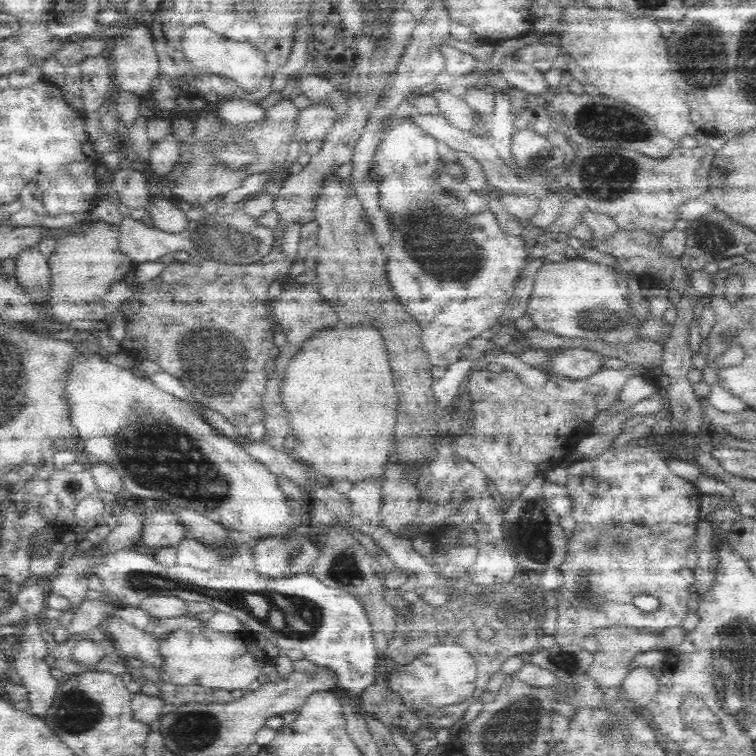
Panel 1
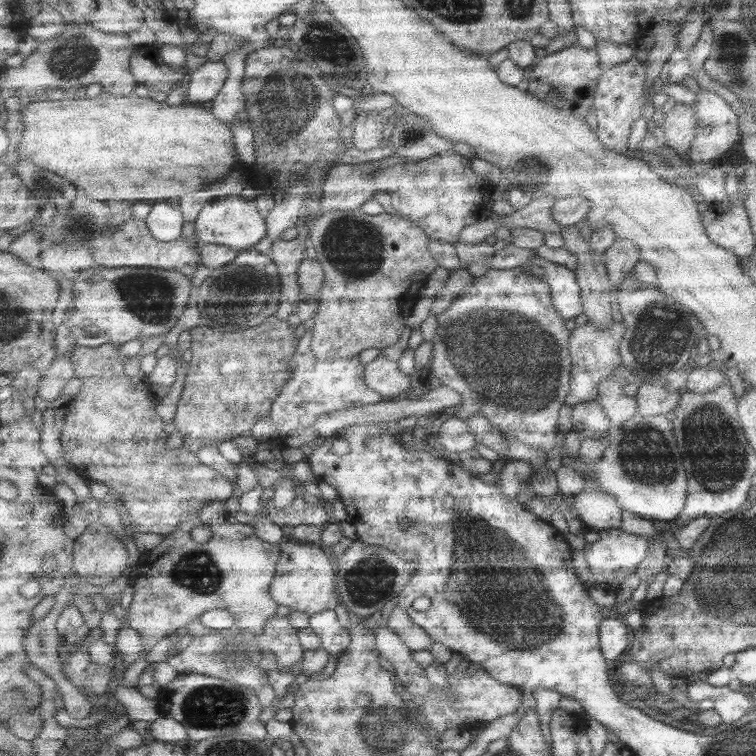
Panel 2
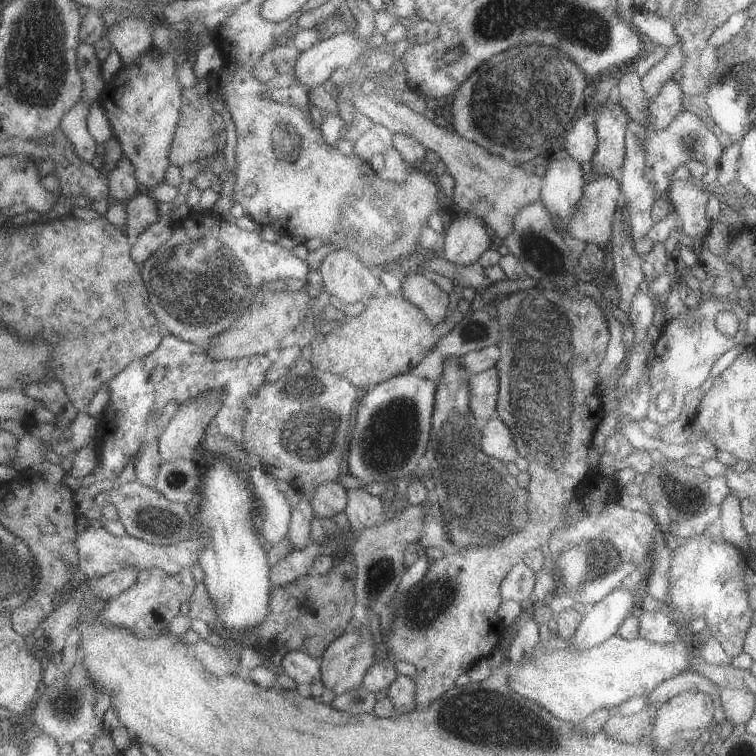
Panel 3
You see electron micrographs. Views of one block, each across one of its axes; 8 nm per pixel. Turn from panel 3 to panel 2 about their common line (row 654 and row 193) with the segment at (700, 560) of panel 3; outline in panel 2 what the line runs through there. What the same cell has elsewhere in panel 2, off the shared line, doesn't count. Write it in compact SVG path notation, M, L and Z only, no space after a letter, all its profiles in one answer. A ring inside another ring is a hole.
M733 168L725 170L725 200L719 204L711 204L707 212L703 212L703 226L707 230L707 236L727 252L733 252L737 260L745 260L755 252L755 236L751 232L749 214L745 212L745 204L739 198L739 178L733 172Z

